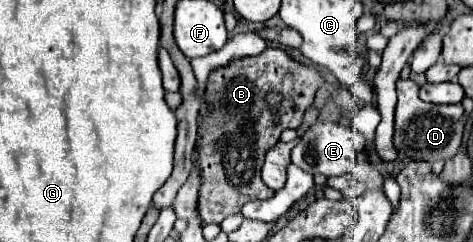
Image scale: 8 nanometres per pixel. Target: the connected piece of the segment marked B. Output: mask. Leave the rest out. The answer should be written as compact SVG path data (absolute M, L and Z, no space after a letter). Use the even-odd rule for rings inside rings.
M266 49L258 57L246 57L226 69L210 71L204 91L208 109L198 119L196 139L200 171L198 213L204 223L222 223L224 217L238 213L246 201L274 195L260 179L264 155L278 143L284 129L296 129L300 125L302 113L312 105L324 81L322 71L292 59L284 49ZM266 93L282 95L278 125L274 125L274 113L266 109Z

